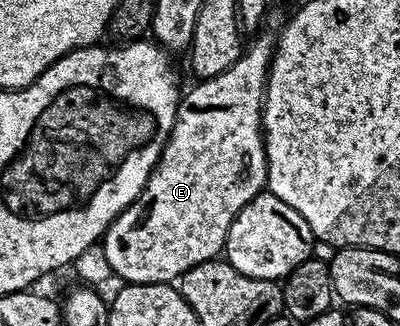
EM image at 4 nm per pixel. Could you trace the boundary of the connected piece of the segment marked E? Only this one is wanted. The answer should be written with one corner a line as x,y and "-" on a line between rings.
267,31
251,38
252,46
241,52
238,63
222,75
208,75
195,82
188,94
179,98
174,127
164,144
162,155
146,179
146,187
110,223
102,238
106,259
113,274
127,284
172,283
190,267
219,258
222,242
228,237
230,223
265,188
268,160
264,154
262,114
268,67
274,52
273,34

